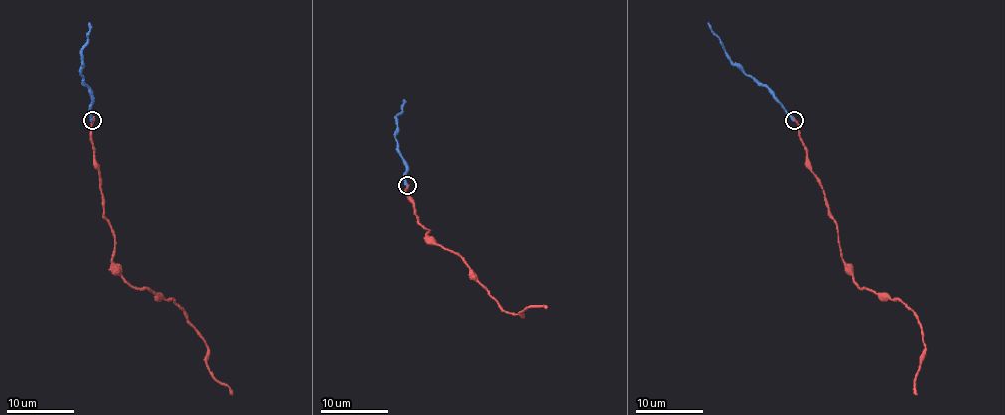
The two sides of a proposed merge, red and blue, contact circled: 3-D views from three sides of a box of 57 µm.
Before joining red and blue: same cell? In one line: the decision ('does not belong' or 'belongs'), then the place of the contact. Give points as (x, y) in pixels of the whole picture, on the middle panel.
belongs | (407, 185)

